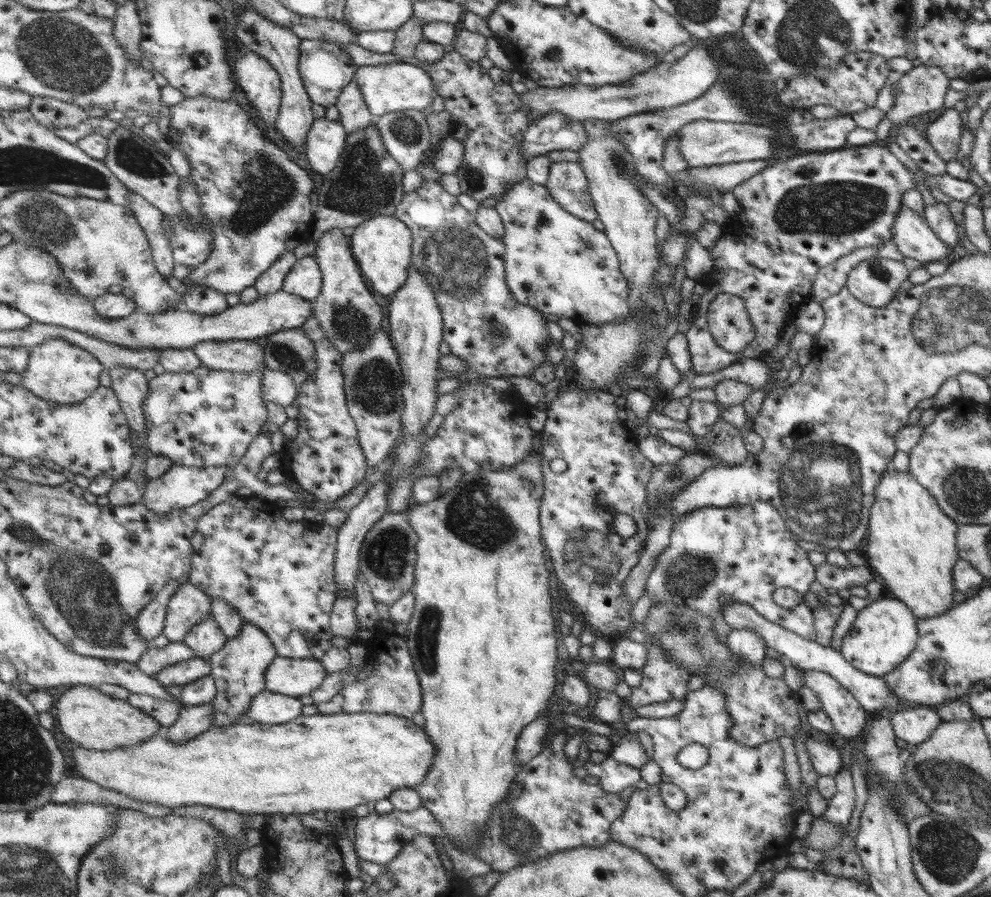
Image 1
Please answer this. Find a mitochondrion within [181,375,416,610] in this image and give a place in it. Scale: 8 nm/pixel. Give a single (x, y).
(387, 557)

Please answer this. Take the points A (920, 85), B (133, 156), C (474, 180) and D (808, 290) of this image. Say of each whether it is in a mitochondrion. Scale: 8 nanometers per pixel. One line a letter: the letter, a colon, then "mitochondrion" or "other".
A: mitochondrion
B: mitochondrion
C: mitochondrion
D: other

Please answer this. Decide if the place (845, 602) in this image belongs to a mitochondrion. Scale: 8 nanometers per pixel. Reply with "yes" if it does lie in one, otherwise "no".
no

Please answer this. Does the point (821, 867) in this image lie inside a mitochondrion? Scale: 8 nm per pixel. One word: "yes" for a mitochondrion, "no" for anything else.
no

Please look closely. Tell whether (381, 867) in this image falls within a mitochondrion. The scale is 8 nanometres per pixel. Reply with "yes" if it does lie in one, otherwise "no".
no

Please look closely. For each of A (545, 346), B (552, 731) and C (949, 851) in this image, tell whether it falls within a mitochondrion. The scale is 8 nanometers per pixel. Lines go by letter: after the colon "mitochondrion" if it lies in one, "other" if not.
A: other
B: other
C: mitochondrion

